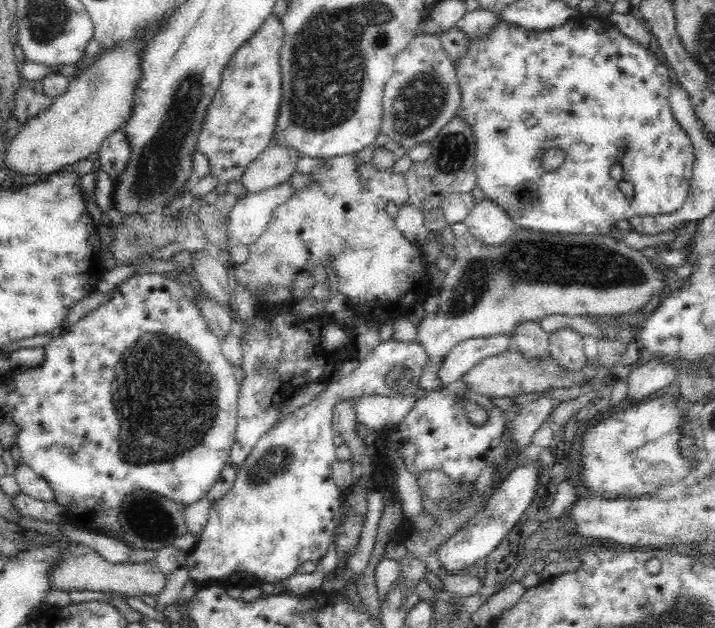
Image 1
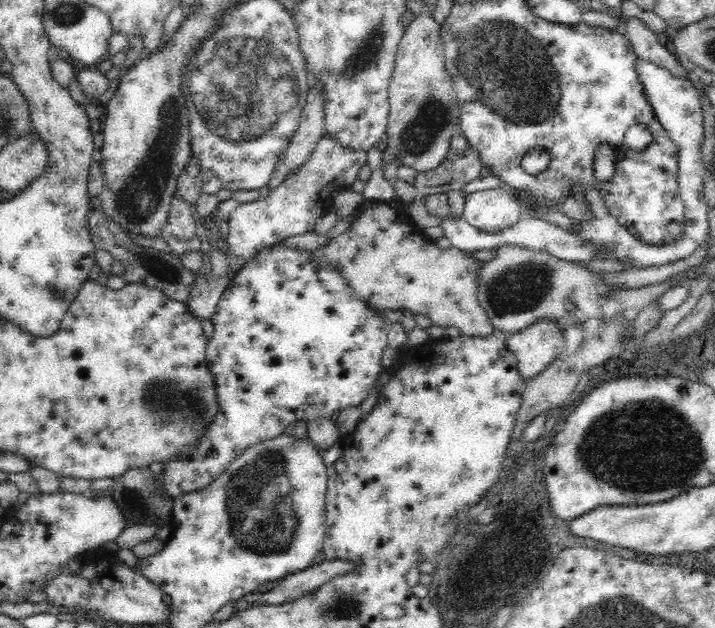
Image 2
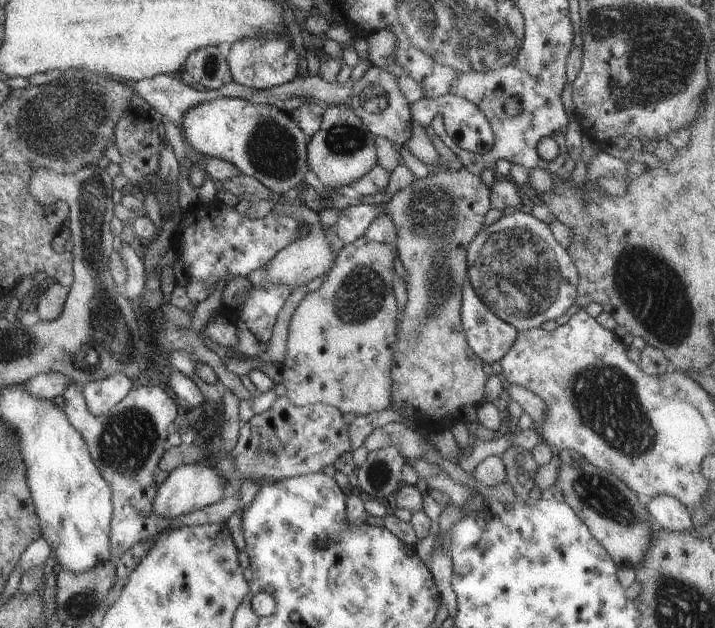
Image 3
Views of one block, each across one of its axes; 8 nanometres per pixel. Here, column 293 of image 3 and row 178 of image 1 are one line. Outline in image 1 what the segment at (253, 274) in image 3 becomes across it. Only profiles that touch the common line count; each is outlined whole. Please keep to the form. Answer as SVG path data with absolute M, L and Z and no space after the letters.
M270 144L242 174L240 182L247 193L258 193L284 183L299 158L298 153L280 145Z

